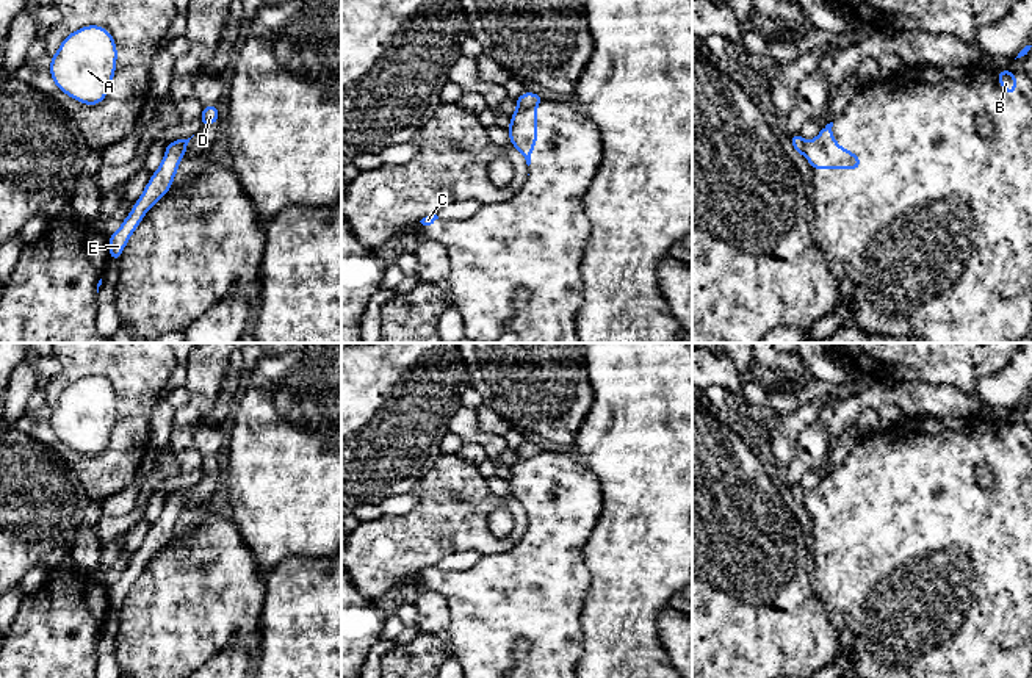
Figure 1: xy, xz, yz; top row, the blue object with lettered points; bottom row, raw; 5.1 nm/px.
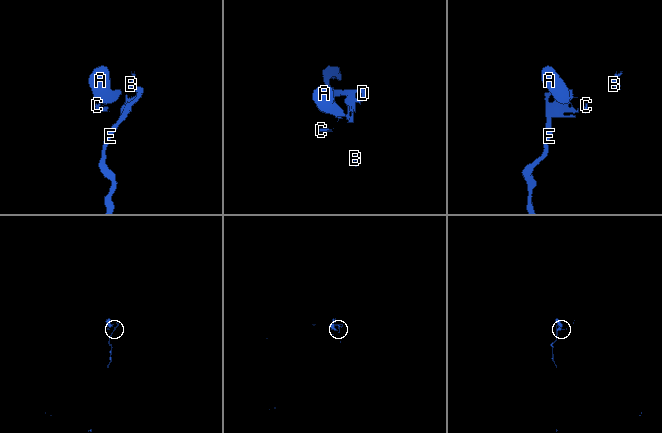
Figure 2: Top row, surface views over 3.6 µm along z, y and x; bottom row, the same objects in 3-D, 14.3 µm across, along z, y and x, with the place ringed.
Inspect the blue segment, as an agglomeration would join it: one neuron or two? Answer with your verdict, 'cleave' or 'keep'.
cleave

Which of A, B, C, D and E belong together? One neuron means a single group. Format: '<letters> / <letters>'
A B C / D E

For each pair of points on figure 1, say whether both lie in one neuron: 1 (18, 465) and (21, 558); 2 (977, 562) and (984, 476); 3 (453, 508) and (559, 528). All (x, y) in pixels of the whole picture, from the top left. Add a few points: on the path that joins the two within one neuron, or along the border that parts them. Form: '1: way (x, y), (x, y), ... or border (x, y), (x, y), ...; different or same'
1: way (18, 489), (18, 534); same
2: border (979, 464), (976, 479), (988, 490); different
3: border (514, 497), (530, 523); different

